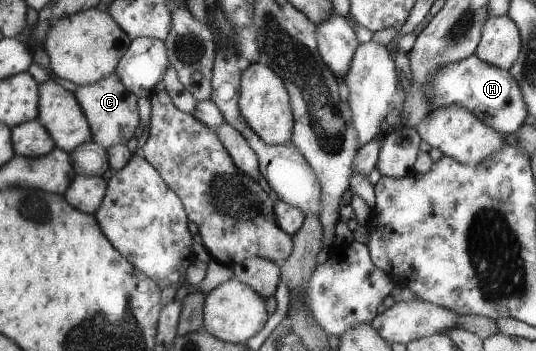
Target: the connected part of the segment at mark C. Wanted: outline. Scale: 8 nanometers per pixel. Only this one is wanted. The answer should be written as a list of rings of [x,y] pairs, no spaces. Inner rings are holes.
[[[116,72],[103,77],[97,83],[77,86],[73,94],[91,126],[93,142],[104,146],[106,150],[112,145],[127,143],[127,139],[133,135],[133,129],[139,125],[139,119],[135,107],[135,94],[123,84]]]

